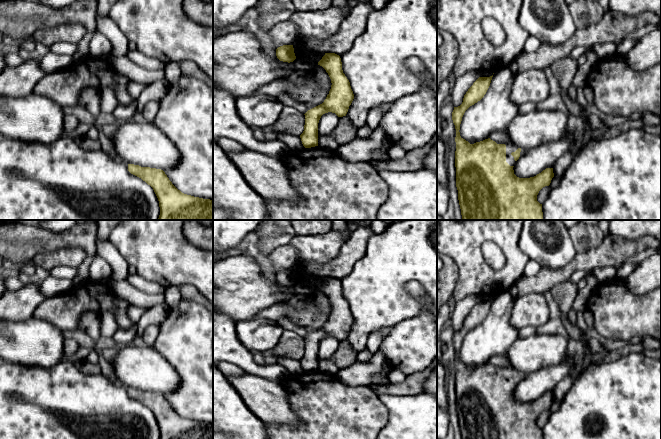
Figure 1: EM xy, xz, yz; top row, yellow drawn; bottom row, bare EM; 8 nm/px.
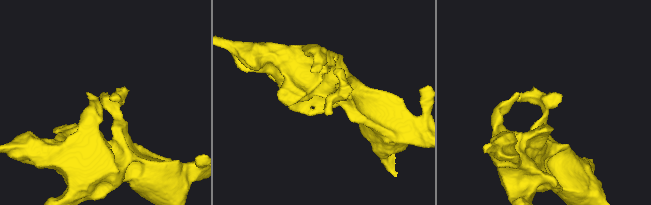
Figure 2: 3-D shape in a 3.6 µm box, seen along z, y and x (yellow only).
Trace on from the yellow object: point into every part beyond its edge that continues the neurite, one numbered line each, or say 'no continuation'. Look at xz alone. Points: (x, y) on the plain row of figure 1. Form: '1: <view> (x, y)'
no continuation

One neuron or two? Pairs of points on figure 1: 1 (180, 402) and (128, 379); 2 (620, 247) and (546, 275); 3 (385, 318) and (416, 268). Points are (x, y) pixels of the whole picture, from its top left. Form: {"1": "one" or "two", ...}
{"1": "two", "2": "one", "3": "one"}

